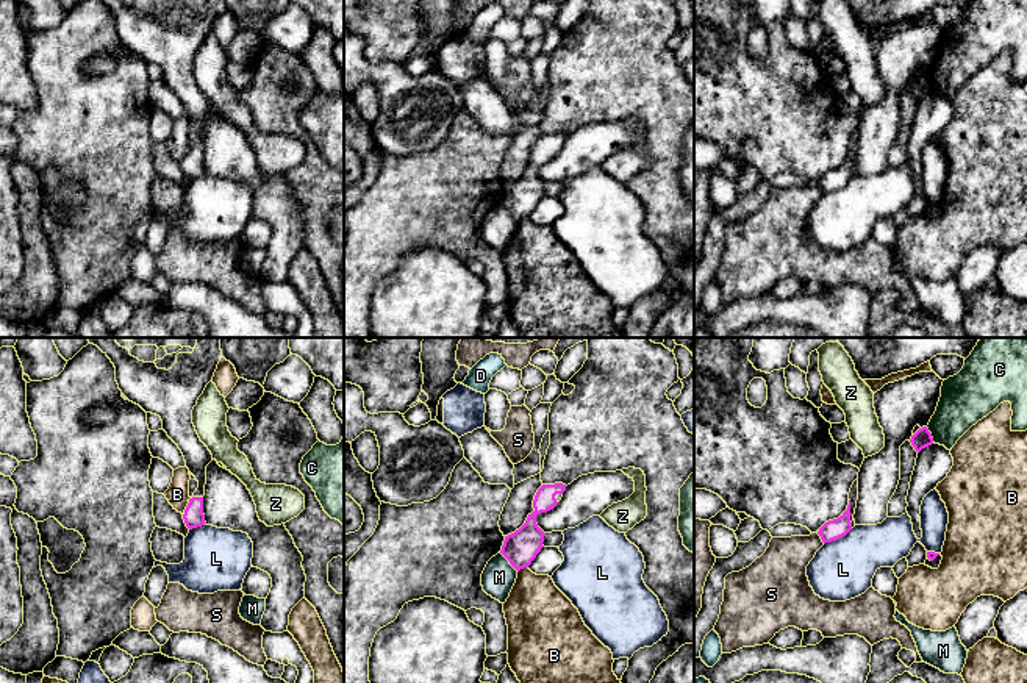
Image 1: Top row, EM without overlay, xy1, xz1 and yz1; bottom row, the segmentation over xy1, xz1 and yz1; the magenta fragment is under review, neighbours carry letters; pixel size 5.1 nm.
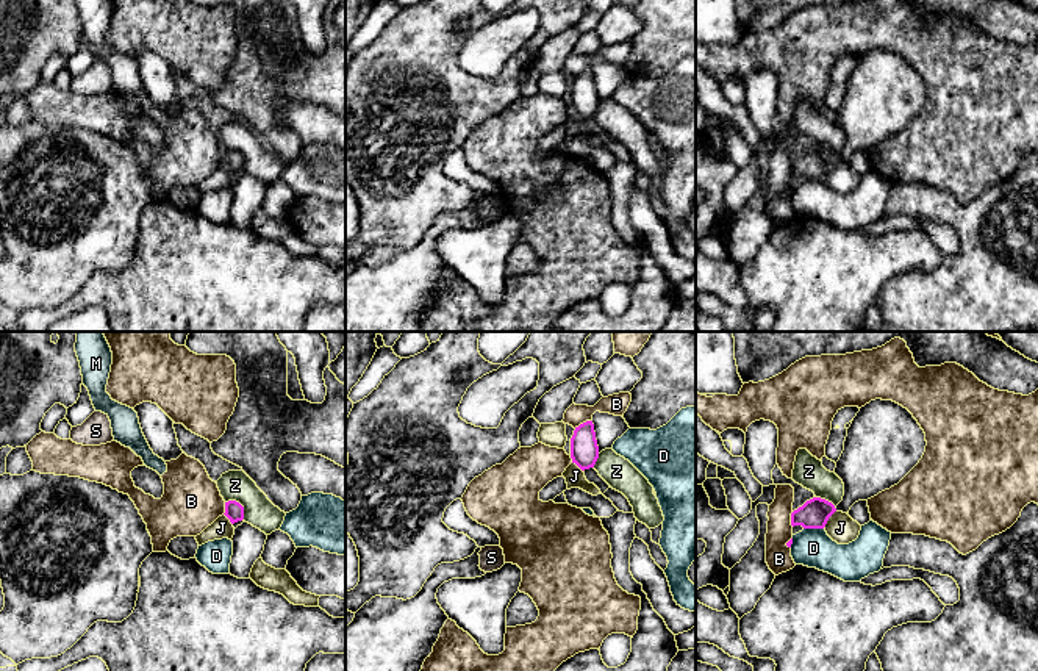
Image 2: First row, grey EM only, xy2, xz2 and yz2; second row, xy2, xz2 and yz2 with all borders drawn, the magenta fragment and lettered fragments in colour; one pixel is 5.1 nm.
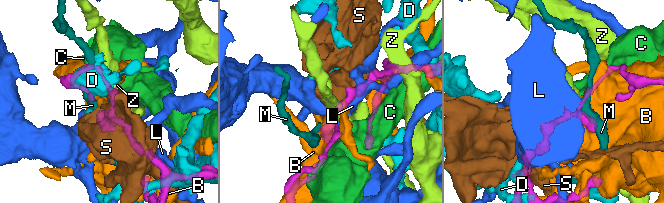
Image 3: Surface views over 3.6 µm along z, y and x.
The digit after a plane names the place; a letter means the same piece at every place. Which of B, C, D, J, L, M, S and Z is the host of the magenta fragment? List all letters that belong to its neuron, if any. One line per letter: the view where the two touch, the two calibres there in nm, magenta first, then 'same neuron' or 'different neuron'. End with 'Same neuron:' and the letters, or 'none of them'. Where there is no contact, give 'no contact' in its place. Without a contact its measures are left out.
B: xz2 | 140/110 nm | different neuron
C: yz1 | 100/260 nm | different neuron
D: yz2 | 150/200 nm | different neuron
J: yz2 | 150/150 nm | different neuron
L: yz1 | 110/320 nm | different neuron
M: xz1 | 180/170 nm | different neuron
S: yz1 | 110/240 nm | different neuron
Z: xy2 | 100/160 nm | different neuron
Same neuron: none of them

